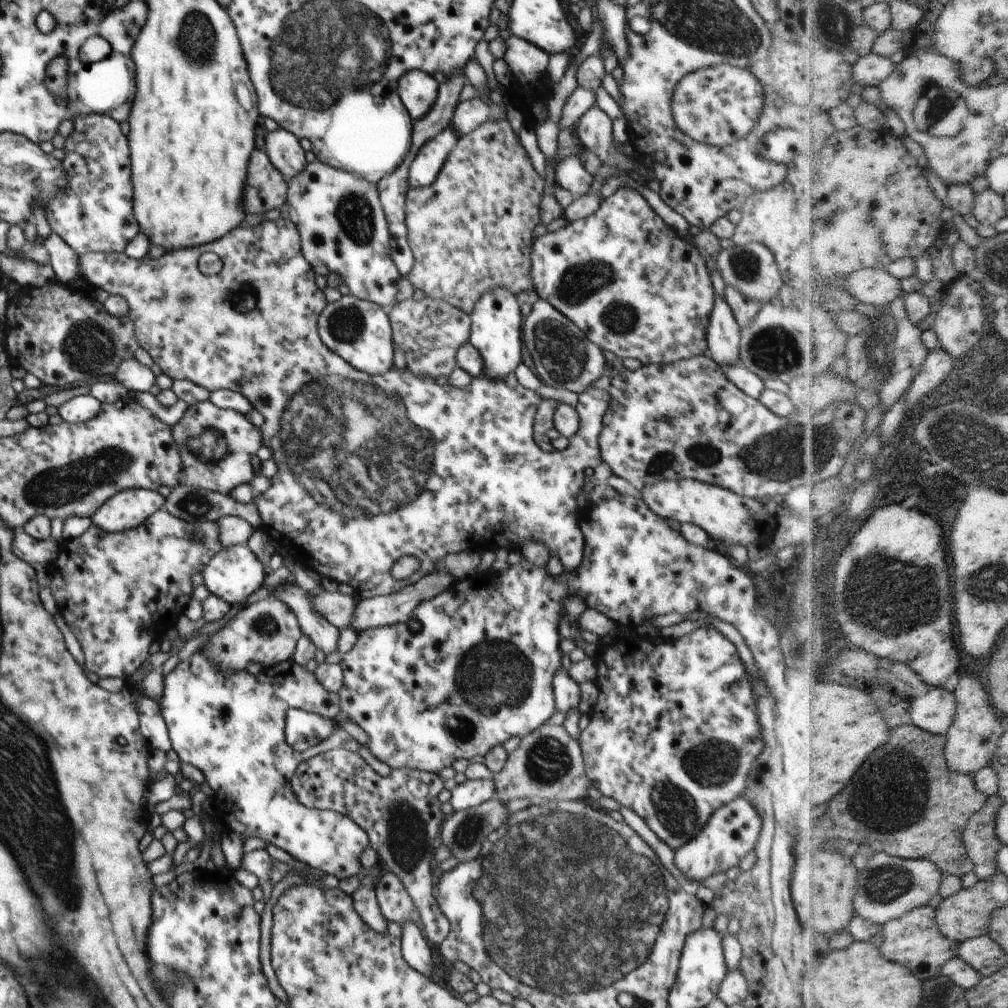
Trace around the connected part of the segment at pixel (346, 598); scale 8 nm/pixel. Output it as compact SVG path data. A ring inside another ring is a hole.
M325 590L324 593L319 596L314 596L315 609L322 613L334 626L339 628L350 627L353 622L352 618L354 616L354 611L356 606L358 606L358 600L362 600L355 595L346 595L340 593L340 591L328 592Z

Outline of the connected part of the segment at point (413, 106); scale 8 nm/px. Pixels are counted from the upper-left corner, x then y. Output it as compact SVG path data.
M411 70L399 80L397 91L414 121L425 117L438 98L439 82L428 73Z

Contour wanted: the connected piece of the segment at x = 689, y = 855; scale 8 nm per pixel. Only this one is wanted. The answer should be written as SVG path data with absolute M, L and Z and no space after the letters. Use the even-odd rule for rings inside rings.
M738 797L731 803L725 804L718 811L713 812L711 819L690 842L675 850L674 862L676 868L685 879L701 883L704 878L728 872L730 868L738 866L740 860L755 848L763 827L760 813L747 798Z

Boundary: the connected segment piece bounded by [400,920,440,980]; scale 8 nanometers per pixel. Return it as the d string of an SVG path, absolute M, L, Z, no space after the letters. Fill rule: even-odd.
M412 920L400 925L402 927L401 953L404 960L422 976L434 980L440 976L434 965L432 950L422 936L420 928Z

